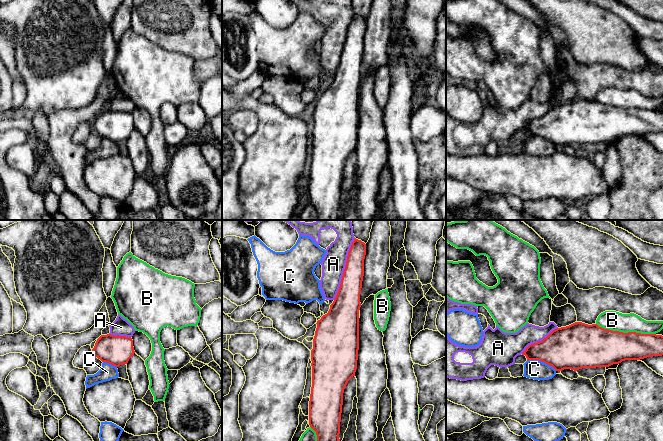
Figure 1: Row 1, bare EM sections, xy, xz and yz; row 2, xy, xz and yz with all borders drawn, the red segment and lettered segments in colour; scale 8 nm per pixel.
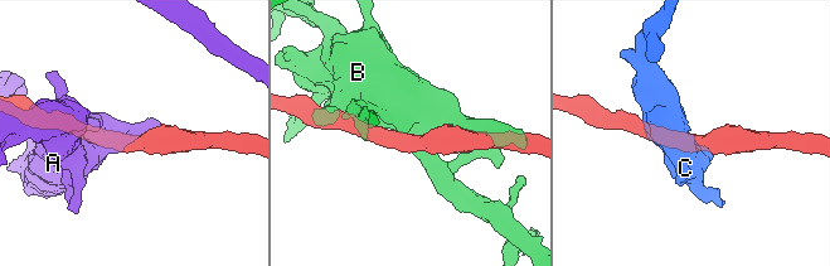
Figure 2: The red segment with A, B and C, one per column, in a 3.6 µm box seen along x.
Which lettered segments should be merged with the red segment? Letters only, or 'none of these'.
none of these

